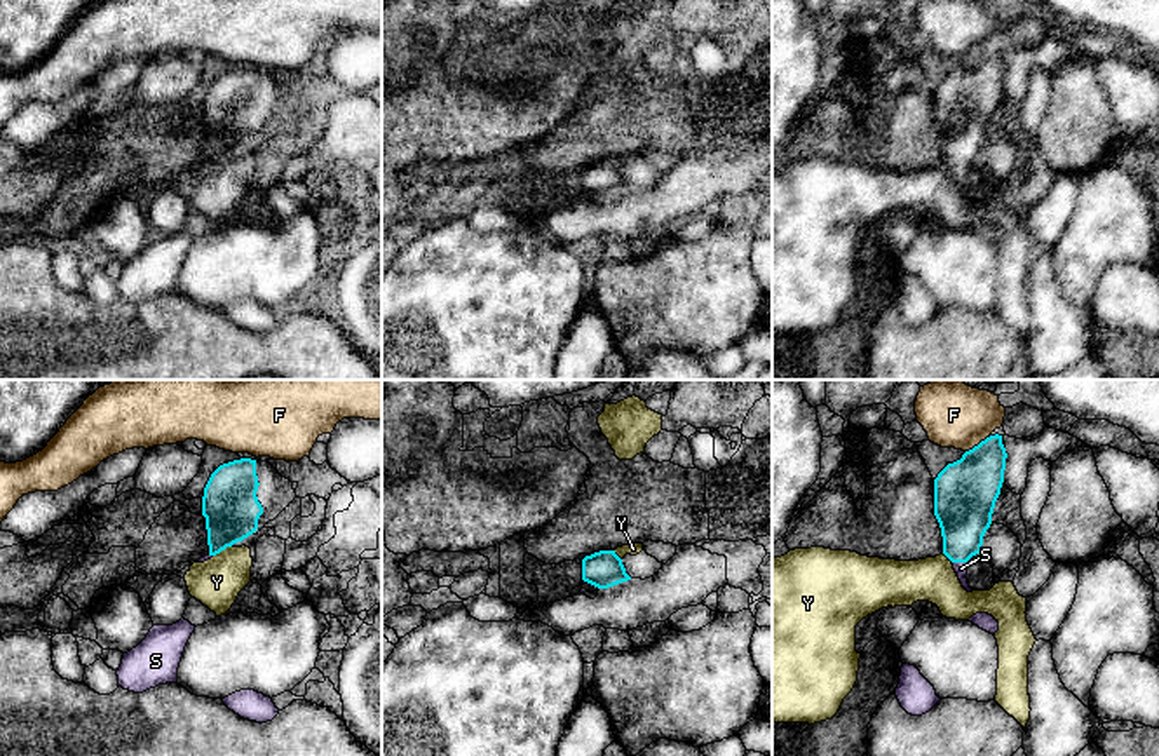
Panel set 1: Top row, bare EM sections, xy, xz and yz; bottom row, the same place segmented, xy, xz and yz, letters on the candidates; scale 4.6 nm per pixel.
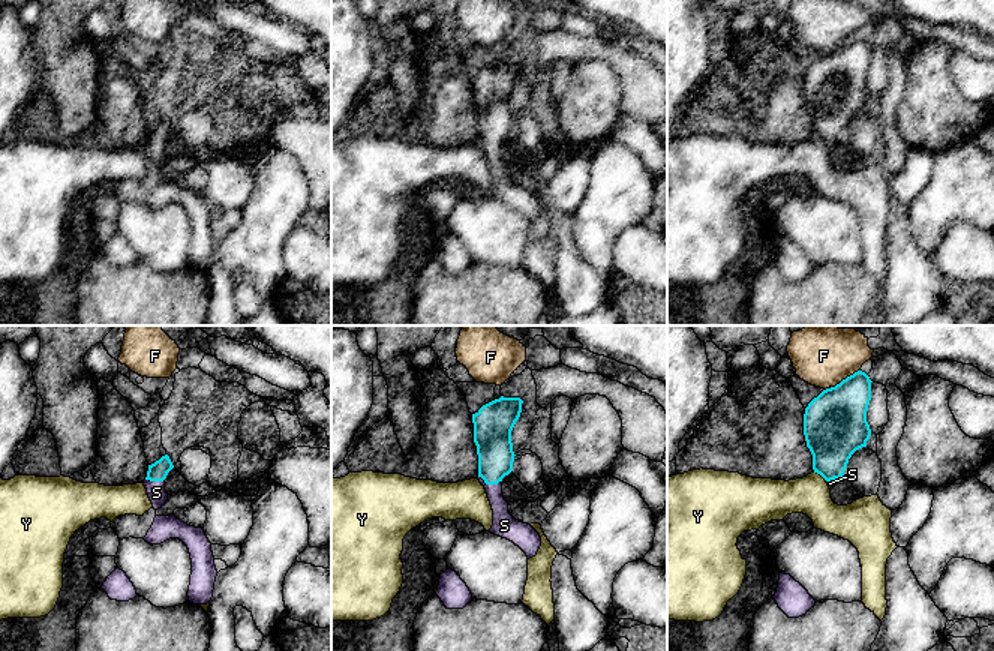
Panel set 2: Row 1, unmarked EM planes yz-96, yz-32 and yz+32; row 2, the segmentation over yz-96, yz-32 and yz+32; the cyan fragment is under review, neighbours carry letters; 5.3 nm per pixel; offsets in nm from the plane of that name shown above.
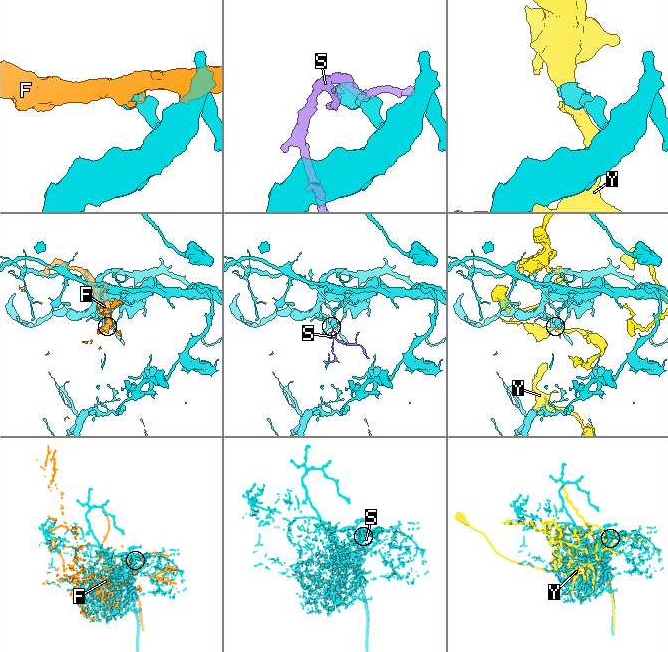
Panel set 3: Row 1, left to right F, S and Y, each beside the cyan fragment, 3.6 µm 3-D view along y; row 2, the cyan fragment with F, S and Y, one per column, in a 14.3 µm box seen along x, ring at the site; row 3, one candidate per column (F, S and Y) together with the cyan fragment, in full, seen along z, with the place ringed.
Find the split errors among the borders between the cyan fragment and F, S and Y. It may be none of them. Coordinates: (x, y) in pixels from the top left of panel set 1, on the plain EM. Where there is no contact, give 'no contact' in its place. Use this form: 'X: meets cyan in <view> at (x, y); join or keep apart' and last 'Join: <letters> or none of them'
F: meets cyan in yz at (978, 54); keep apart
S: meets cyan in yz at (959, 171); join
Y: meets cyan in xy at (222, 159); keep apart
Join: S

